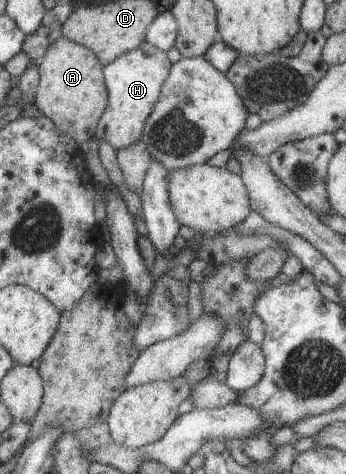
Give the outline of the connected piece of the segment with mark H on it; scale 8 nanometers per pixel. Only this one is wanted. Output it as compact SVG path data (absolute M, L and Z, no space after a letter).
M147 41L104 65L103 75L108 93L107 109L99 119L94 139L111 143L117 150L141 142L145 124L155 109L155 103L159 101L161 87L167 81L170 71L171 62L167 52Z

